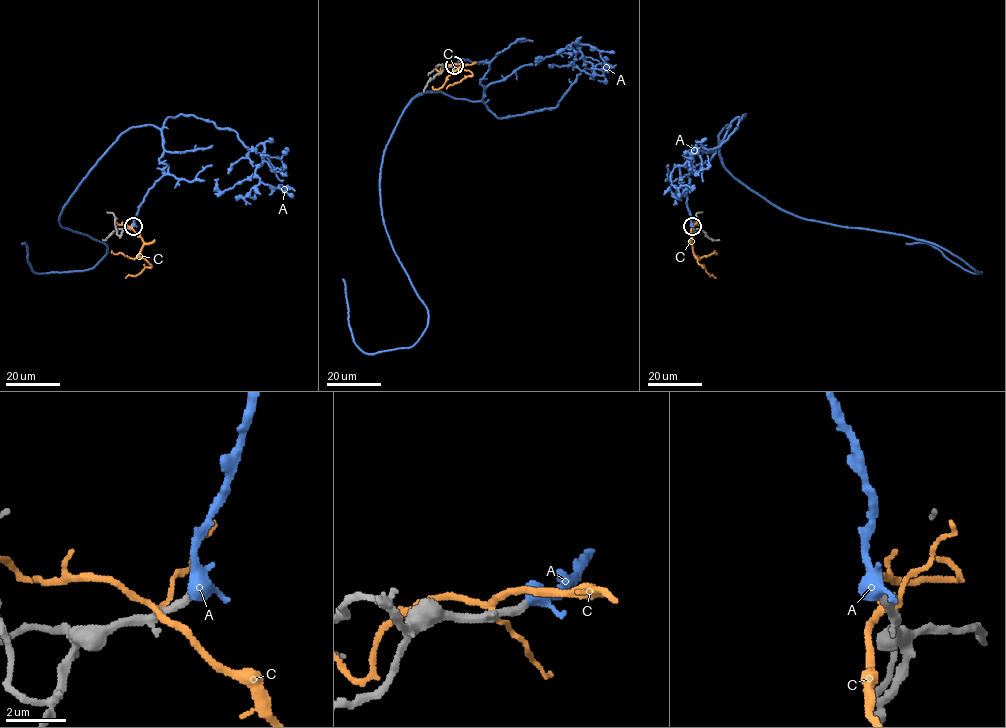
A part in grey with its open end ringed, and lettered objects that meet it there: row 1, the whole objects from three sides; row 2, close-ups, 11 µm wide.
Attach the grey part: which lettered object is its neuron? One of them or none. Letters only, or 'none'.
A

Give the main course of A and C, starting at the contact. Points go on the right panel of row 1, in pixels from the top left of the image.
A: (692, 226), (689, 174), (728, 125), (723, 165), (778, 207), (924, 240), (981, 272), (906, 244)
C: (692, 227), (694, 255), (710, 276), (716, 278)

